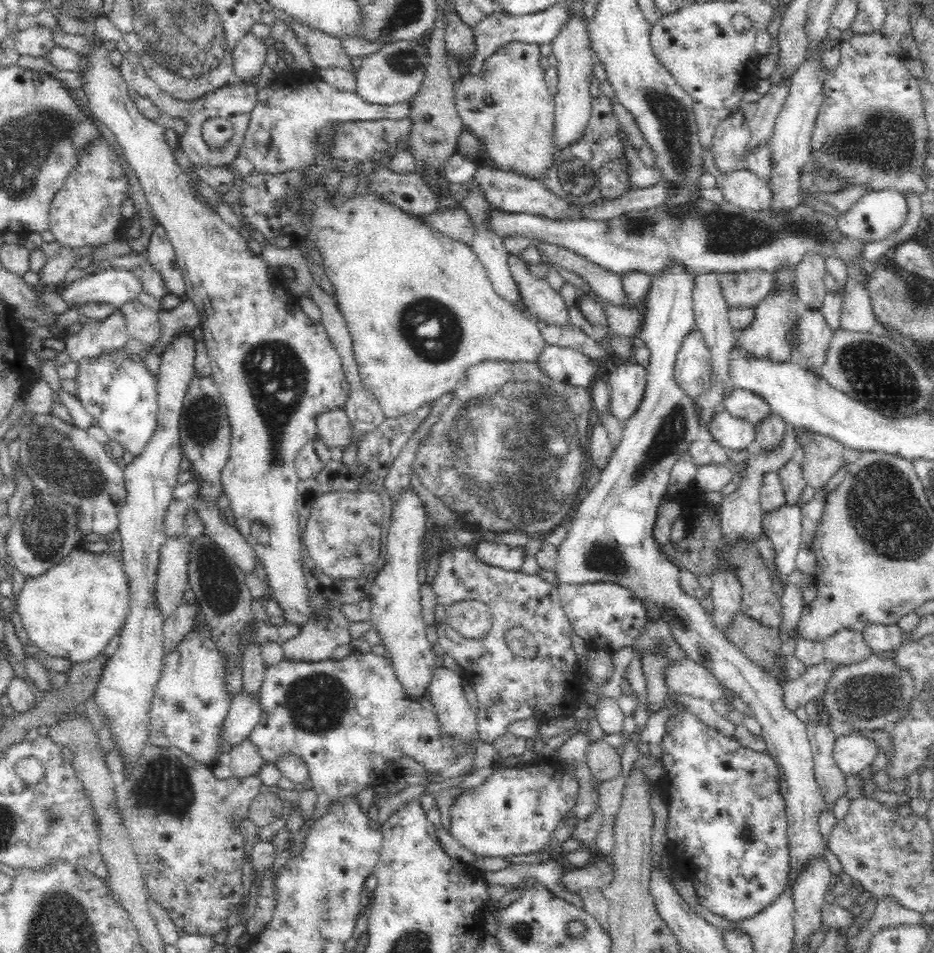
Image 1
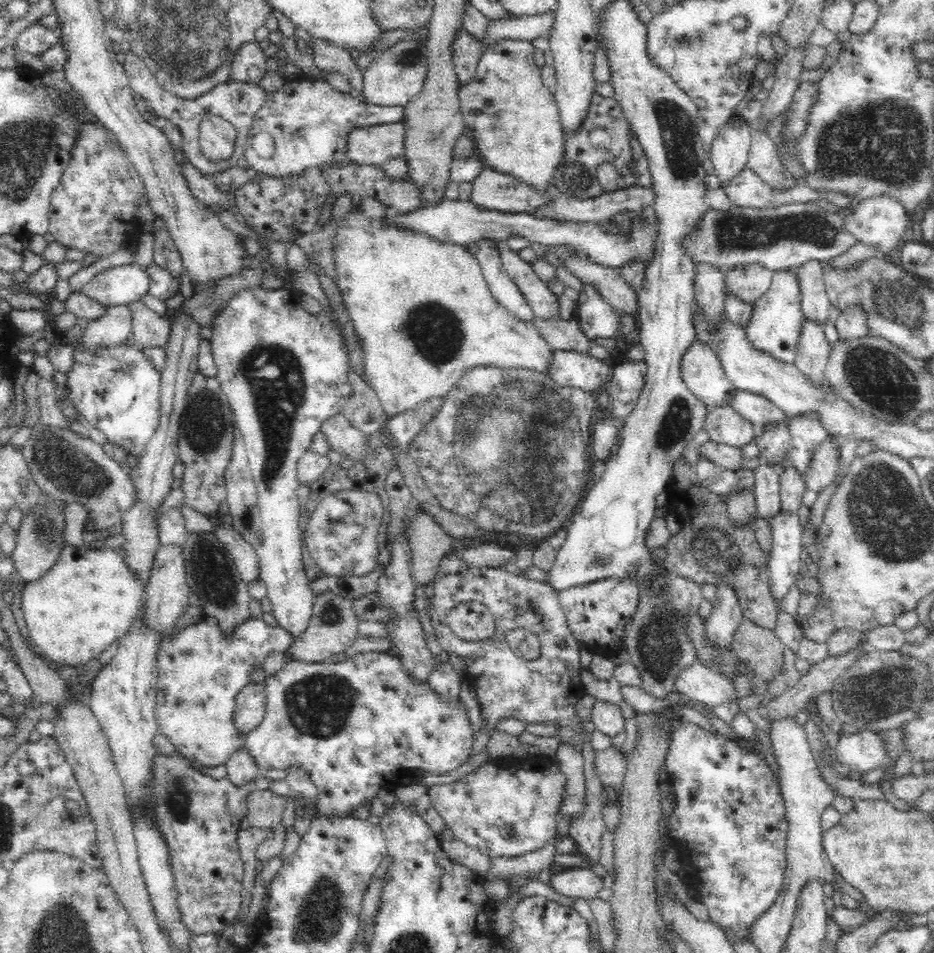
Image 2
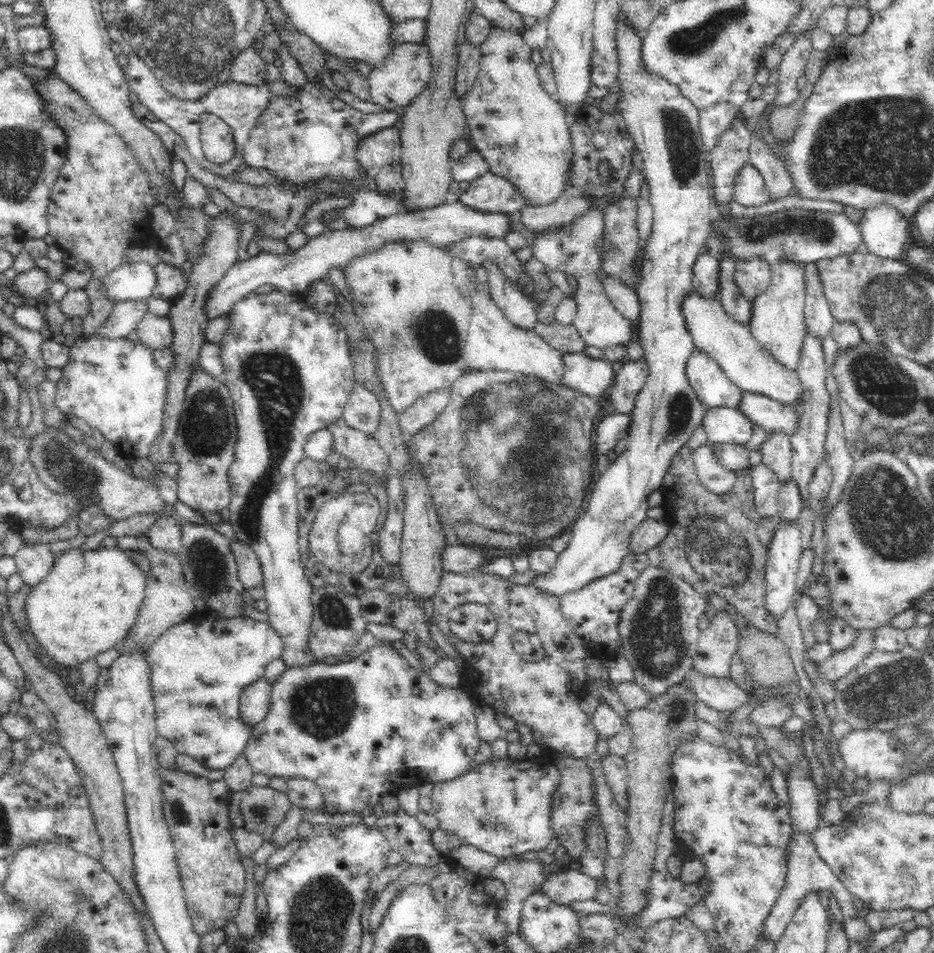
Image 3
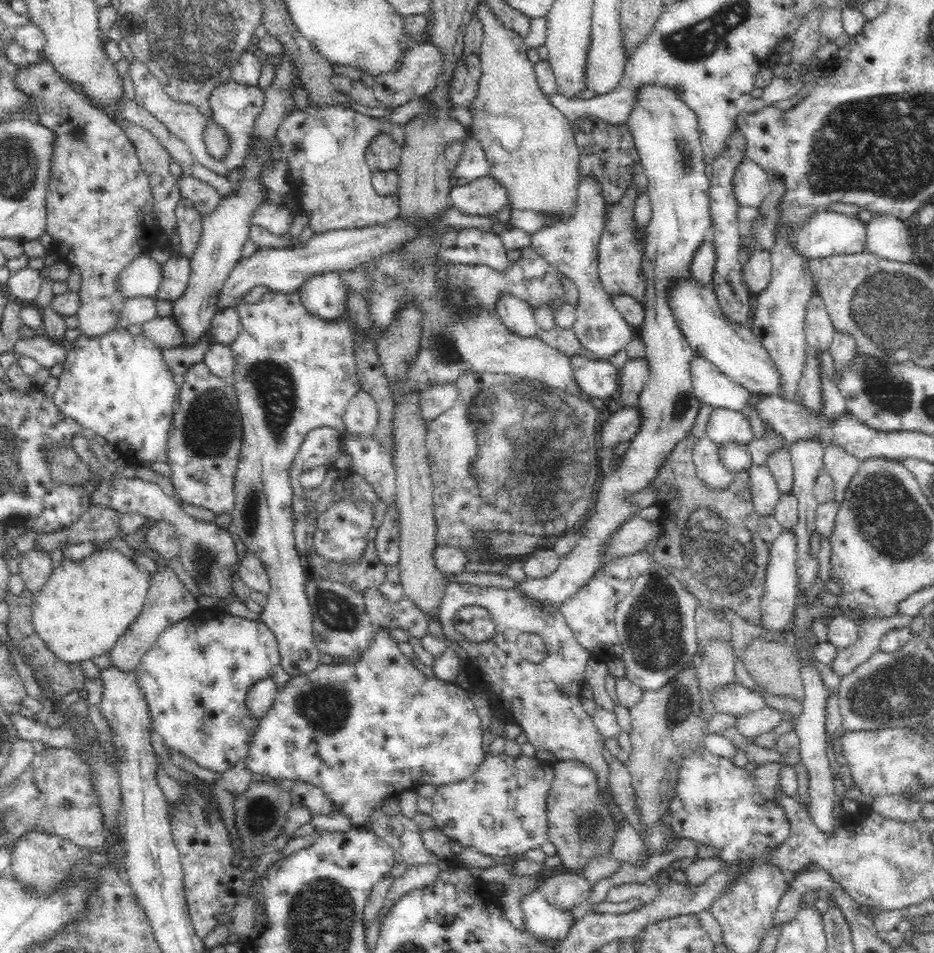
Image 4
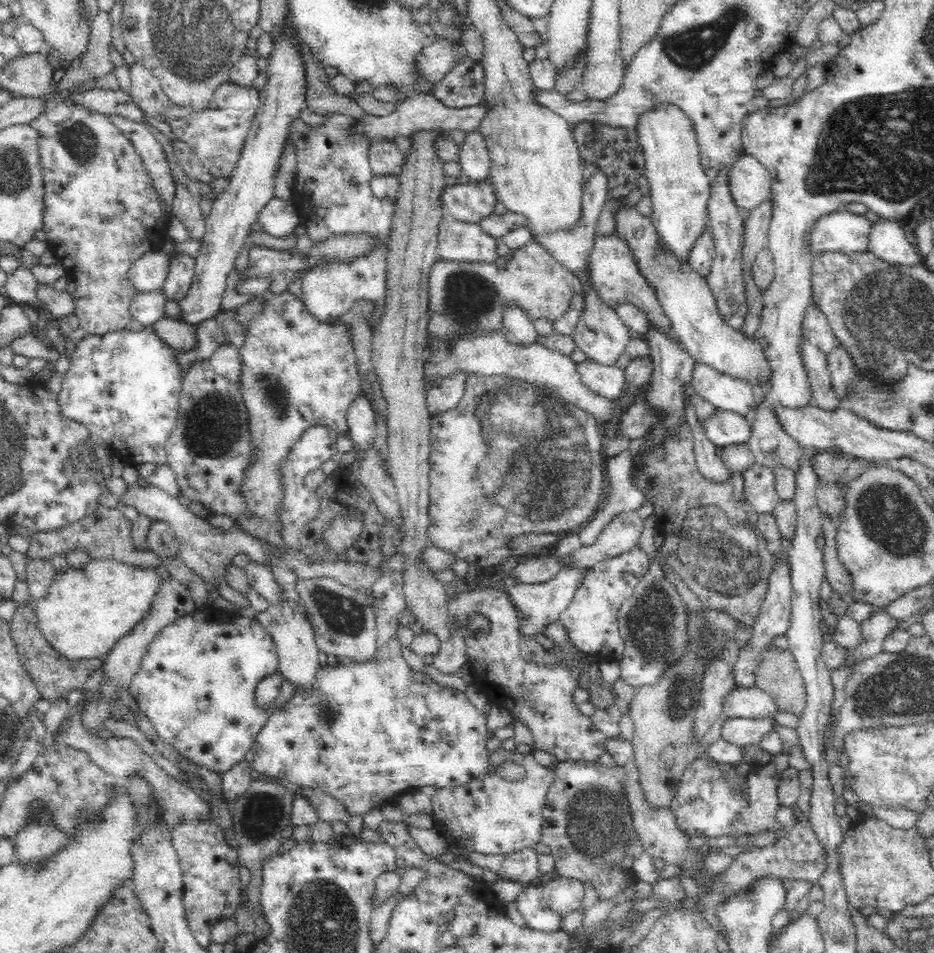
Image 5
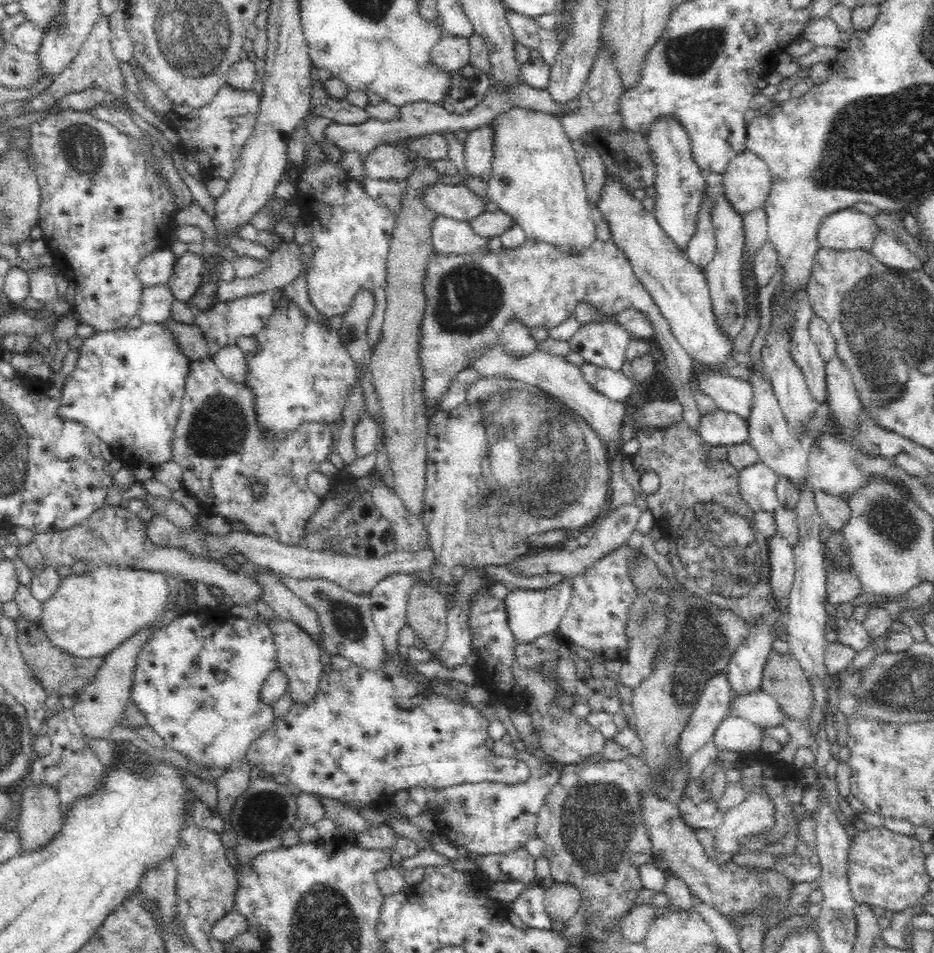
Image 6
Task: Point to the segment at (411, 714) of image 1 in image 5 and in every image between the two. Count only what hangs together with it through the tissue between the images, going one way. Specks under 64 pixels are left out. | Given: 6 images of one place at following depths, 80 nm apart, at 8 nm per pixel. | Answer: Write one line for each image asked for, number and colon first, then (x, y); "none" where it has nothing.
2: (351, 724)
3: (358, 731)
4: (363, 732)
5: (363, 733)

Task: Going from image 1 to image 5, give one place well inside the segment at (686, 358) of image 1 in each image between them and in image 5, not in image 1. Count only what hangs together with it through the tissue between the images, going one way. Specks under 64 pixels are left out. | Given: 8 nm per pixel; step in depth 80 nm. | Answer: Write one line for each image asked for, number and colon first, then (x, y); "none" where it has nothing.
2: (700, 369)
3: (713, 388)
4: (711, 387)
5: (726, 393)

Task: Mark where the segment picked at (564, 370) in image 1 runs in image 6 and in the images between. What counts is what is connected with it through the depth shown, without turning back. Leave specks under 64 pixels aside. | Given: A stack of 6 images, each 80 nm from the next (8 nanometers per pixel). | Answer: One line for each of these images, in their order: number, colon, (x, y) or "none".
2: (566, 367)
3: (592, 376)
4: (596, 378)
5: (607, 381)
6: (614, 384)

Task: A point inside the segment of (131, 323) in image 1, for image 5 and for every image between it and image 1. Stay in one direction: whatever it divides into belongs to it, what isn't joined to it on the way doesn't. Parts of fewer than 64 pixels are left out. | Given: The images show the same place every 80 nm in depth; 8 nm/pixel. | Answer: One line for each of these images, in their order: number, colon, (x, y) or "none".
2: (149, 329)
3: (155, 332)
4: (162, 331)
5: (176, 335)

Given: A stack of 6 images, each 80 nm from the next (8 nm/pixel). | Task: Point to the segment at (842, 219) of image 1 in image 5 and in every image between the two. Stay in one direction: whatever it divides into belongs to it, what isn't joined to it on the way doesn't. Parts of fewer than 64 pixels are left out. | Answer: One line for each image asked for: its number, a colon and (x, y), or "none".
2: (880, 220)
3: (883, 229)
4: (887, 237)
5: (887, 239)

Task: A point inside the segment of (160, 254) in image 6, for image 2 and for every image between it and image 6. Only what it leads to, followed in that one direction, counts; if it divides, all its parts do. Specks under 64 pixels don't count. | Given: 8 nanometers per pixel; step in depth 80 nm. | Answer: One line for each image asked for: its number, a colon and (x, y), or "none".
2: (120, 285)
3: (136, 281)
4: (141, 278)
5: (148, 273)

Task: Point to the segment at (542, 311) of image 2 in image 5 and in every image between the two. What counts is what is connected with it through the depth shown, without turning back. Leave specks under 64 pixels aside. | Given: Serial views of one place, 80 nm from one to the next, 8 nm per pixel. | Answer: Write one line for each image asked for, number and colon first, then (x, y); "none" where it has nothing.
3: (474, 250)
4: (473, 247)
5: (458, 241)

